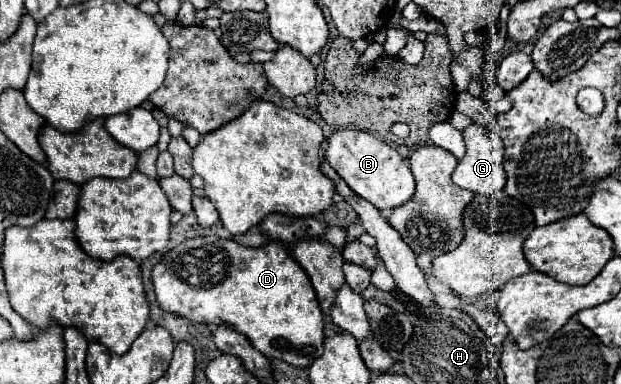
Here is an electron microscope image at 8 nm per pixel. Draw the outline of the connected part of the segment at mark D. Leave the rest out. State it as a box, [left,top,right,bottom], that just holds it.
[153,234,323,368]

